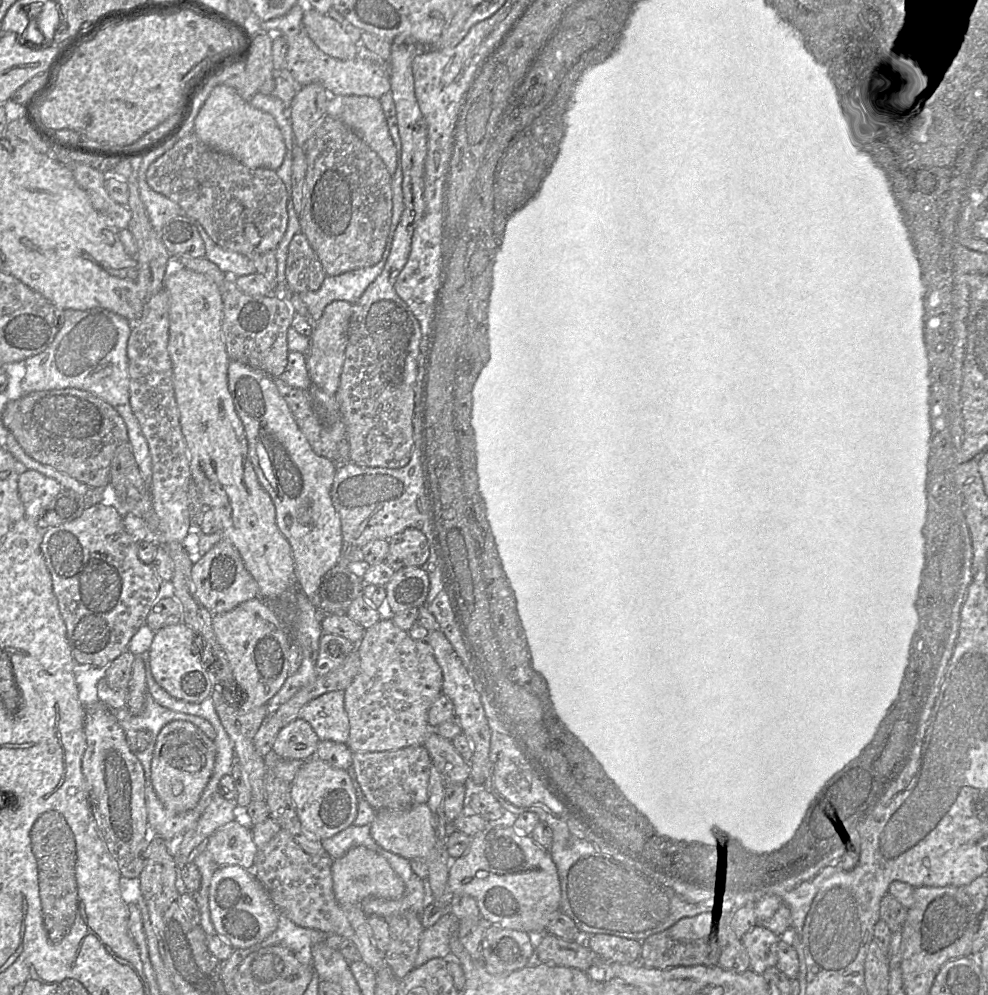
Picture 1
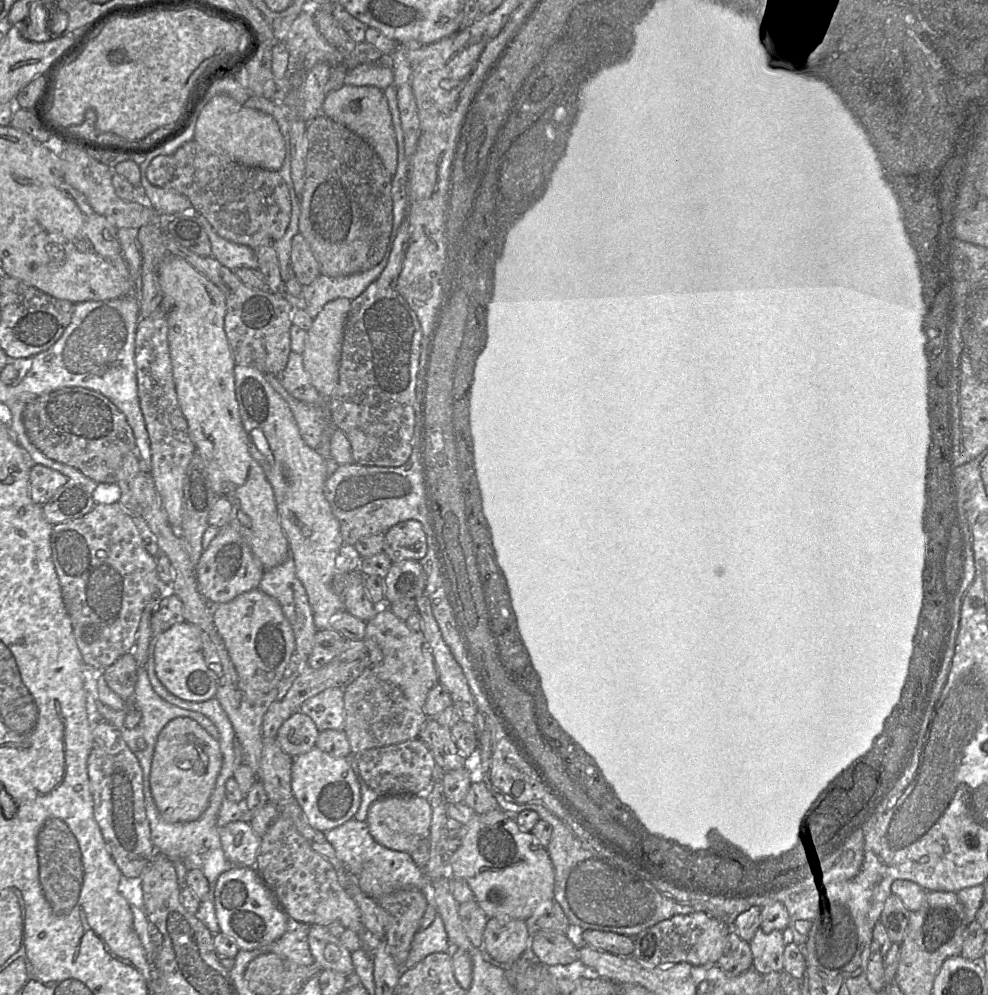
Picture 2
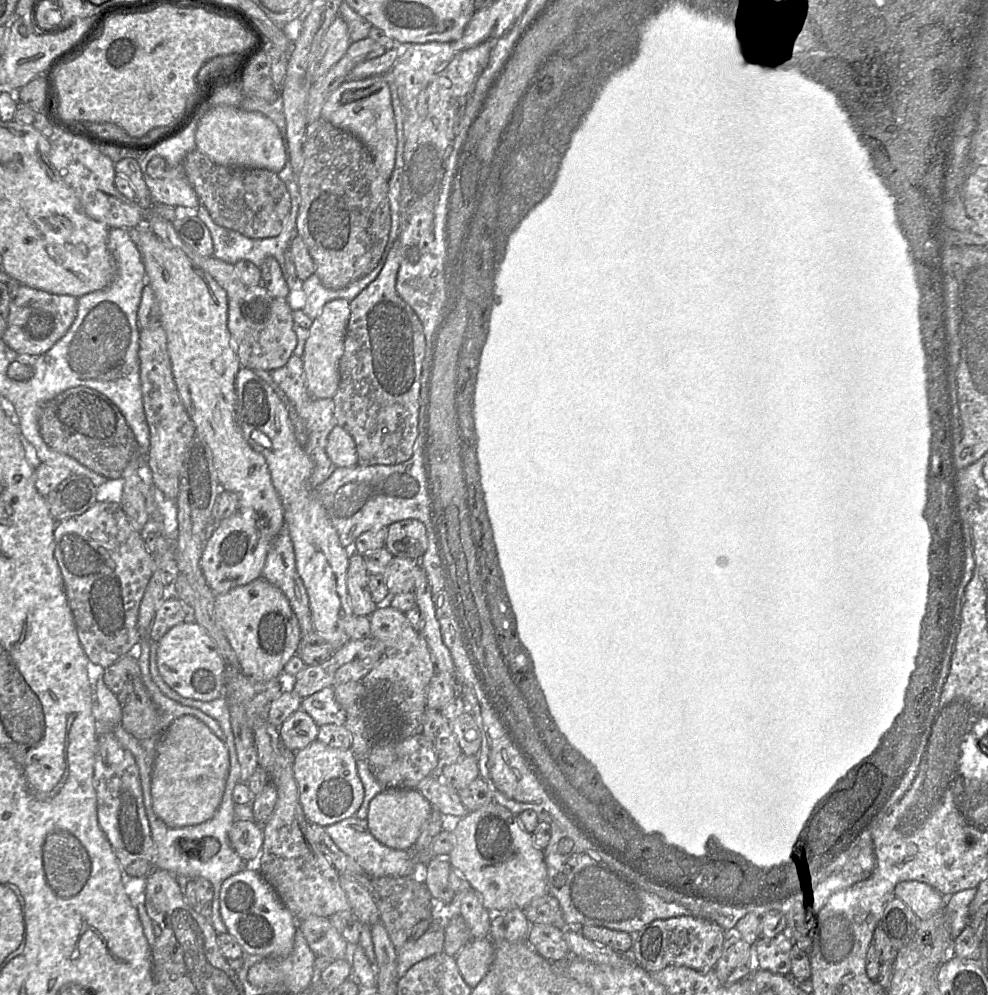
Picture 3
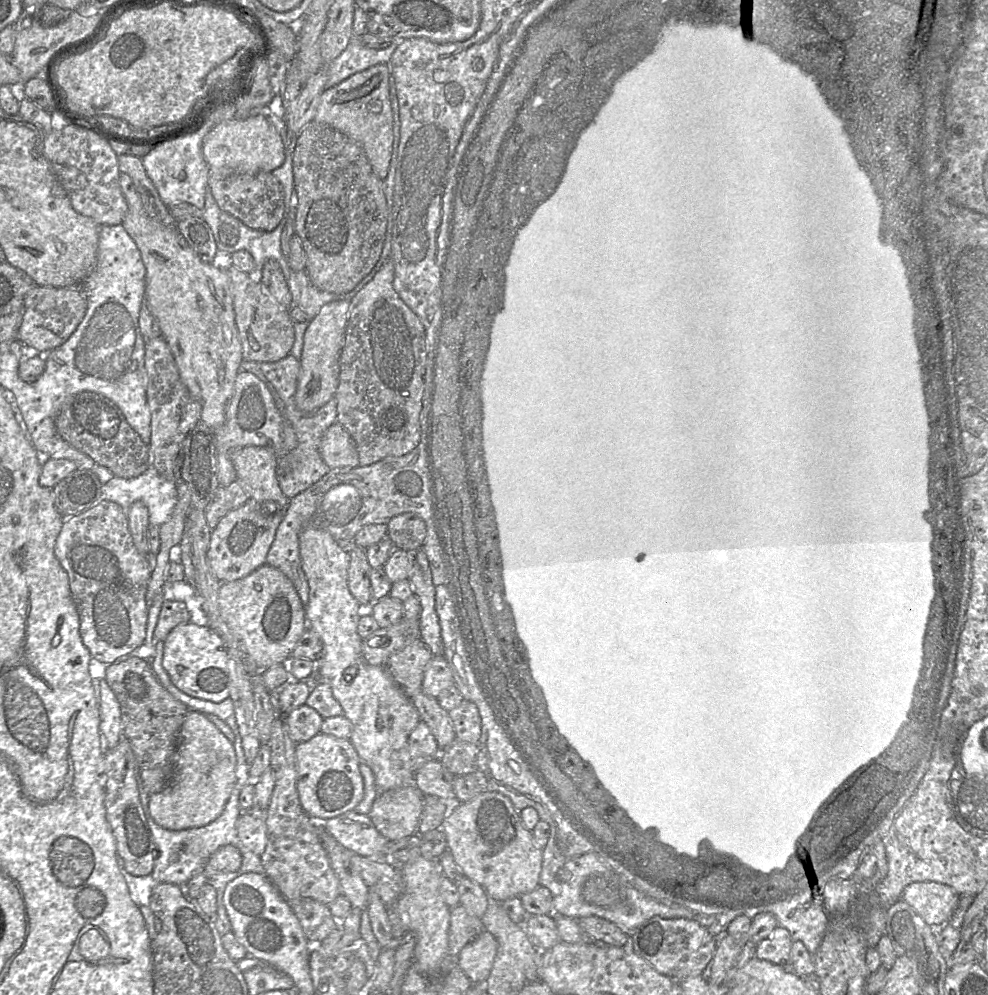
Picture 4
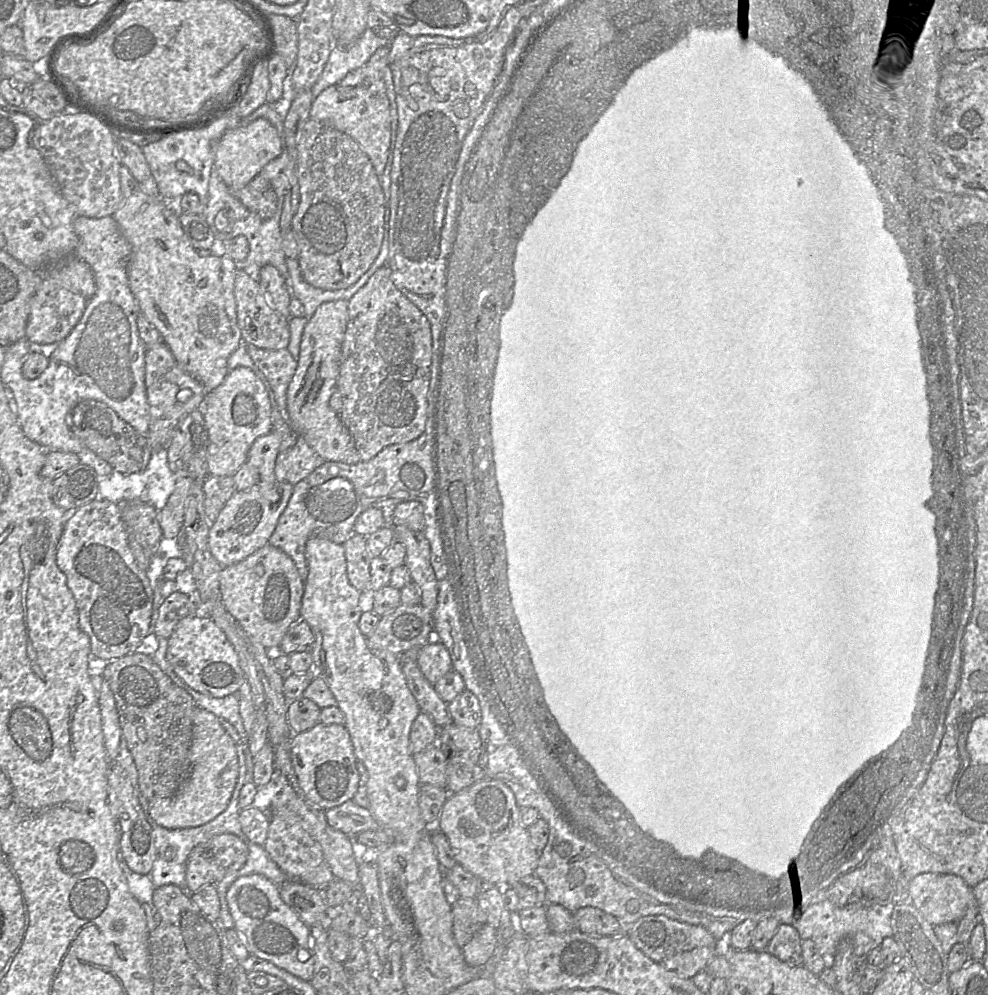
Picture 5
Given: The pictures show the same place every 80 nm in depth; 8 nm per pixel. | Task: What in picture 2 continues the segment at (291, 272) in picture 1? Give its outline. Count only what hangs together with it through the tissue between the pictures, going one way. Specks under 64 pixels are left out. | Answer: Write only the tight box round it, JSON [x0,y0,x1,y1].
[290,233,320,286]

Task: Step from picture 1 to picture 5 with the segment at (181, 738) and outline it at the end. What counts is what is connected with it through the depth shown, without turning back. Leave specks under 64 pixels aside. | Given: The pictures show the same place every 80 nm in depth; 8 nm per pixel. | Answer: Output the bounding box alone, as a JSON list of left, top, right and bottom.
[149,708,239,829]

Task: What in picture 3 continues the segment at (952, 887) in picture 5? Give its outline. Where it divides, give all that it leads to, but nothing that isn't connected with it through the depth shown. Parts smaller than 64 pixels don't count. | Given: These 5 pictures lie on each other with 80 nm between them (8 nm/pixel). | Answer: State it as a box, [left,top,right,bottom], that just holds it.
[894,882,946,920]

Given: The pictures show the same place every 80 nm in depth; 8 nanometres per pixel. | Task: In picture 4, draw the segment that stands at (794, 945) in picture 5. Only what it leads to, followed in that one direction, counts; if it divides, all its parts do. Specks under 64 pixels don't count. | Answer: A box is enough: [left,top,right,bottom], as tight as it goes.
[754,926,793,972]

